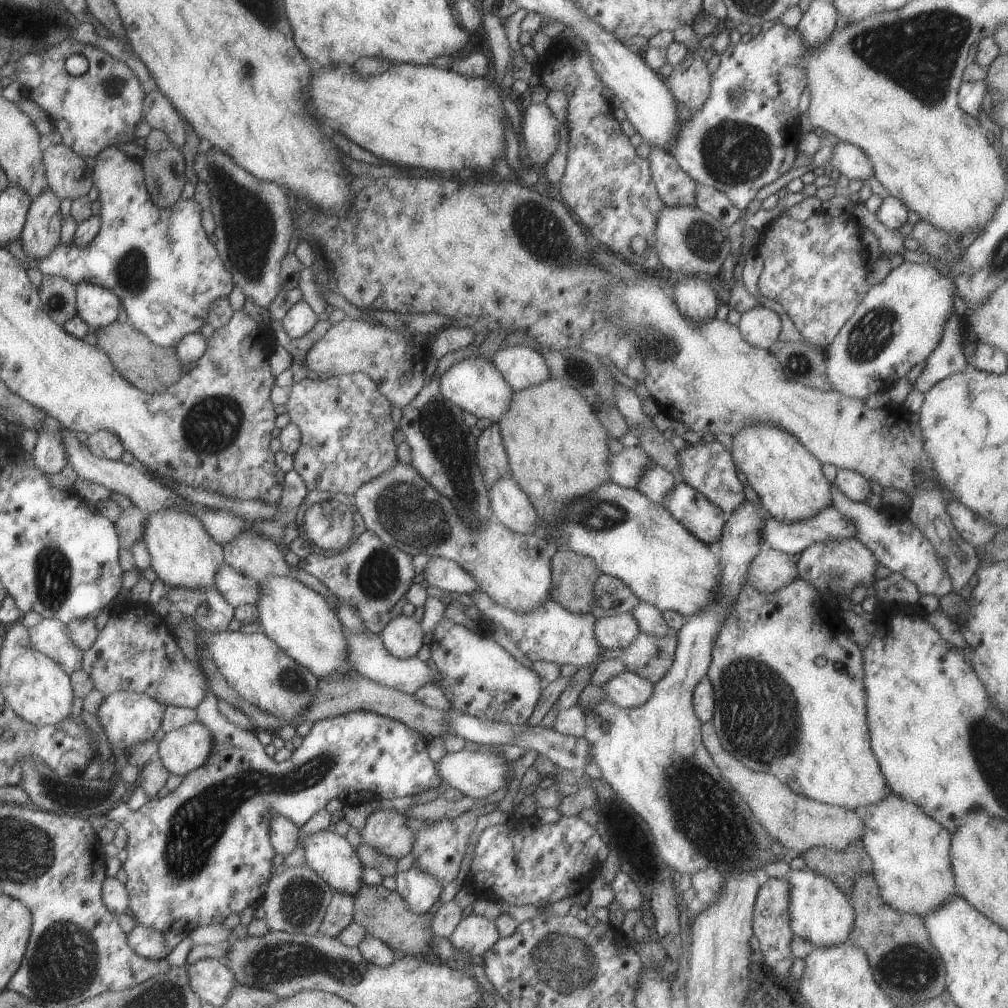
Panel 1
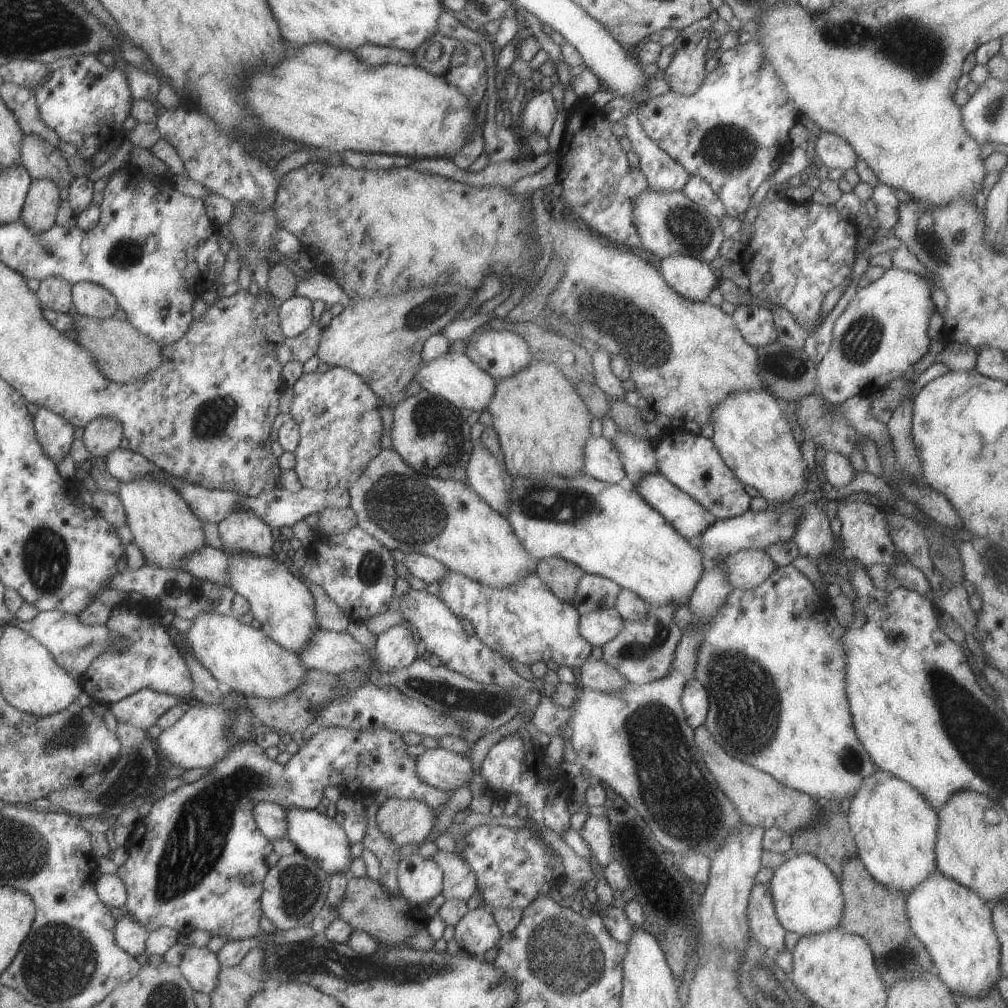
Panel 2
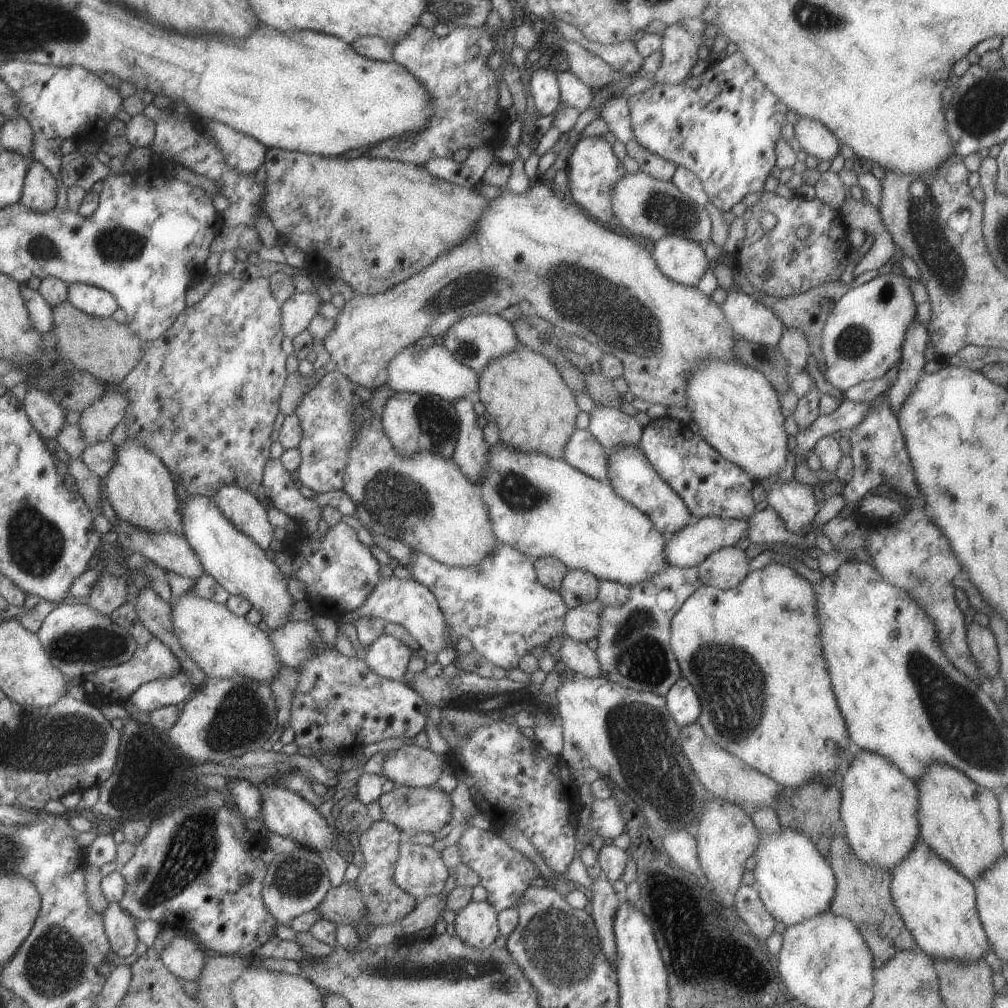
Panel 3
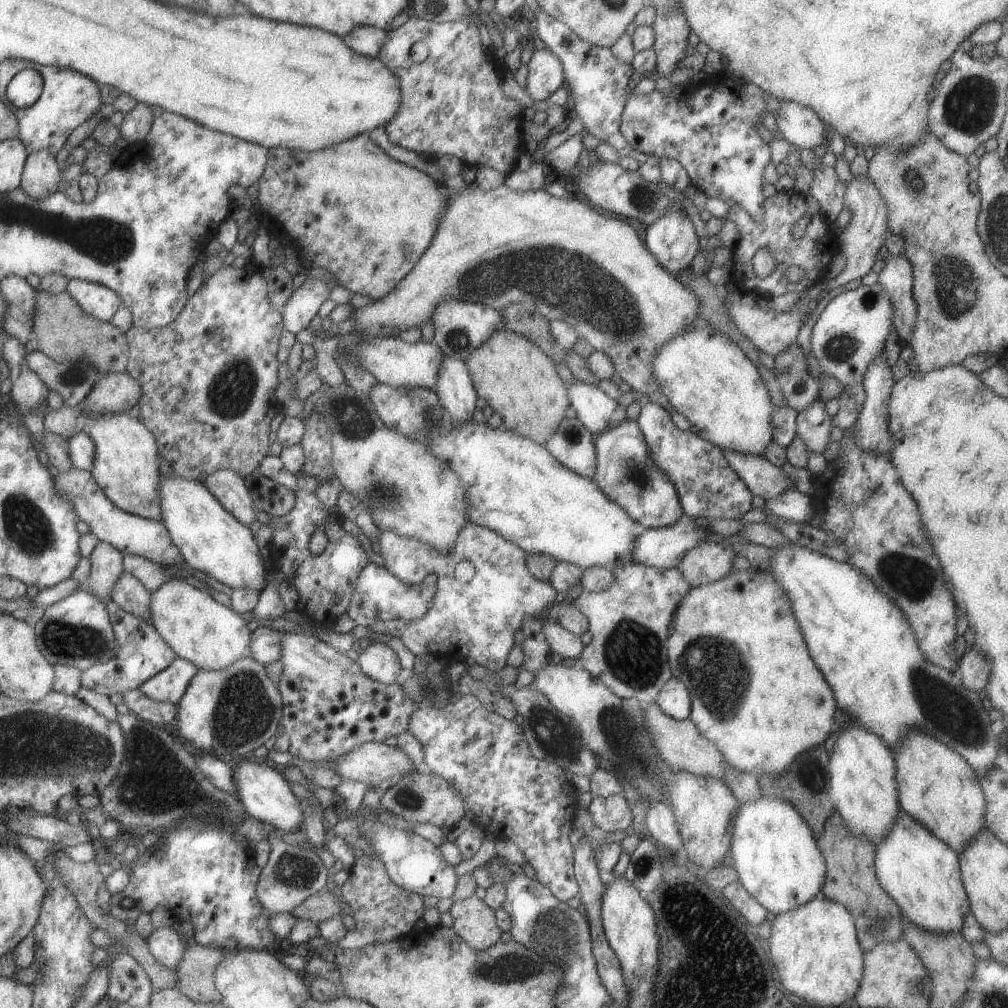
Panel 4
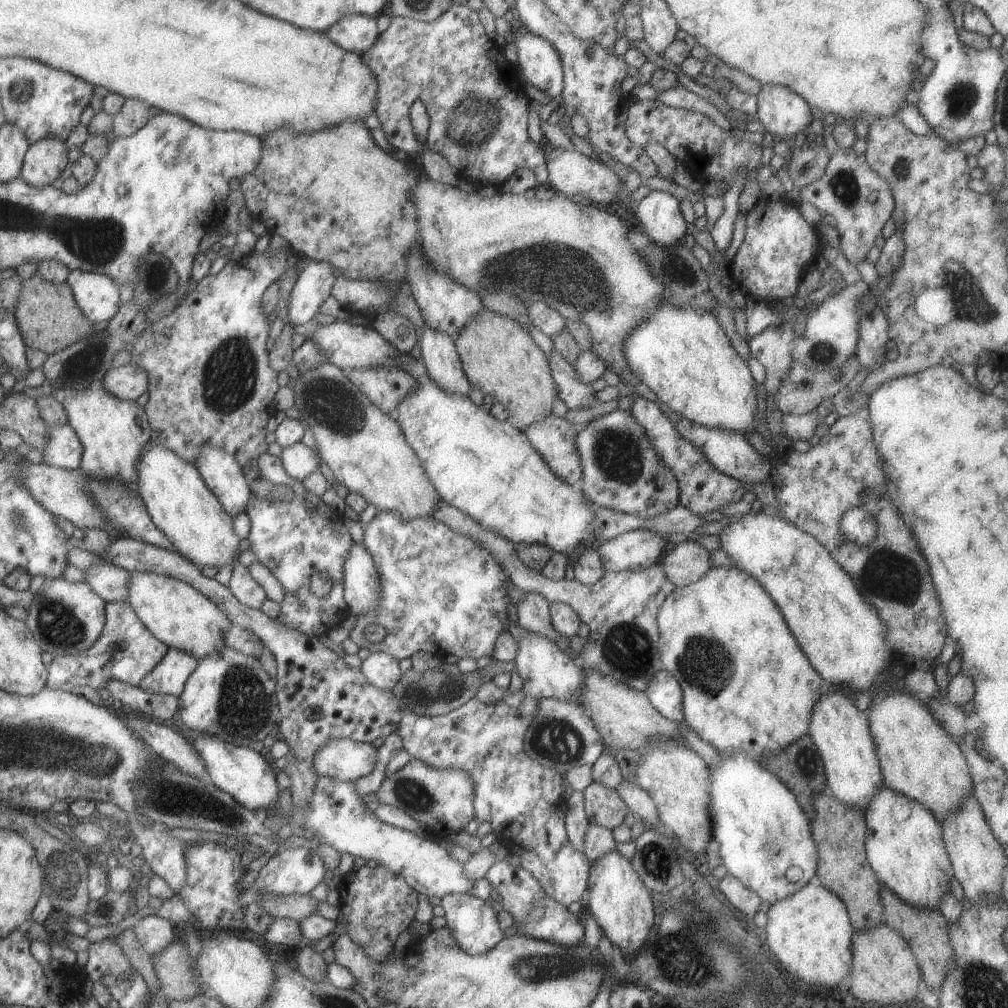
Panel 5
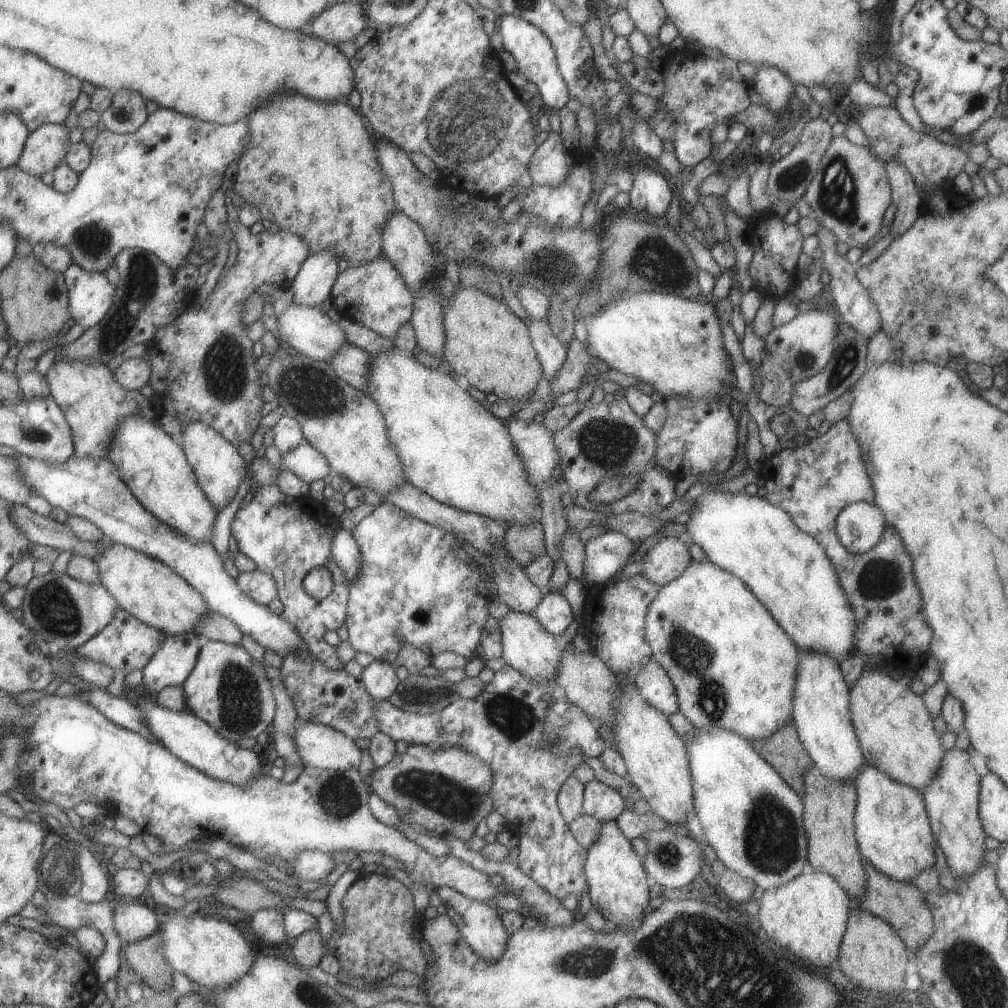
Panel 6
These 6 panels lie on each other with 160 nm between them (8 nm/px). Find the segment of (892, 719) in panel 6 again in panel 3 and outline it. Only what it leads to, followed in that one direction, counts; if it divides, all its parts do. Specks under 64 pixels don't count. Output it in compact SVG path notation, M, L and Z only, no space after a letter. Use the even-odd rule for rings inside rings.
M930 763L922 778L914 784L918 790L919 840L969 882L1006 854L1002 845L997 792L975 784L950 766L937 763Z

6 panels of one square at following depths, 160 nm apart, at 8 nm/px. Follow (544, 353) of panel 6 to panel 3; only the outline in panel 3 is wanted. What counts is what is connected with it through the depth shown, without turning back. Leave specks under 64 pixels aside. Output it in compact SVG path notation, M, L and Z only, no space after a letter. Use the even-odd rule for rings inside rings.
M595 405L589 413L588 429L597 442L606 449L615 449L619 445L637 447L642 427L634 417L619 409Z

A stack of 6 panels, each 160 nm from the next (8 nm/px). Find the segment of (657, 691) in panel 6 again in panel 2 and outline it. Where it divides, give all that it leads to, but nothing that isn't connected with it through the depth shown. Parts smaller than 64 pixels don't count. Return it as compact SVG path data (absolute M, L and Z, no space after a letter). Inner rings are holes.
M695 677L684 684L680 701L689 726L696 729L703 725L709 710L708 692Z

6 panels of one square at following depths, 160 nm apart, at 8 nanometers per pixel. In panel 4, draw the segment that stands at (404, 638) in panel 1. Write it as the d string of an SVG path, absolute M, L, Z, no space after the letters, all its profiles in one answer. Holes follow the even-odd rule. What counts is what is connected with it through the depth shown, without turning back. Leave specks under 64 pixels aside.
M369 643L356 661L365 676L386 685L395 683L401 670L395 651L385 643Z

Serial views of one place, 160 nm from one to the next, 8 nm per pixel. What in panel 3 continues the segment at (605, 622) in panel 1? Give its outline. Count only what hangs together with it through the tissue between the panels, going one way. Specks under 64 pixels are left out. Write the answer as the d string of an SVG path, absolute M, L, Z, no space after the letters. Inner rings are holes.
M599 599L568 609L564 616L564 634L586 643L596 638L600 629L600 614L604 604Z

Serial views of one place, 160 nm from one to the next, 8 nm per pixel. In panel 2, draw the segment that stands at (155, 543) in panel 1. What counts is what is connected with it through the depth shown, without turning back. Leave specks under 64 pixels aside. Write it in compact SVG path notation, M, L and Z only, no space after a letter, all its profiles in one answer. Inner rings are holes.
M148 475L128 483L120 482L117 496L125 513L126 525L145 564L160 569L183 571L184 568L180 567L182 559L206 545L203 542L202 521L192 513L180 494L164 480L164 476L155 479Z

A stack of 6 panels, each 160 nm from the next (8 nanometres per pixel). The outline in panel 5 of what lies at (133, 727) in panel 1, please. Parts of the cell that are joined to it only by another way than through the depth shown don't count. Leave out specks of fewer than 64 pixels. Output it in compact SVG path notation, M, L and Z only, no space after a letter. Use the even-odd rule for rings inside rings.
M168 648L161 662L139 681L138 687L148 693L178 697L197 663L191 655Z

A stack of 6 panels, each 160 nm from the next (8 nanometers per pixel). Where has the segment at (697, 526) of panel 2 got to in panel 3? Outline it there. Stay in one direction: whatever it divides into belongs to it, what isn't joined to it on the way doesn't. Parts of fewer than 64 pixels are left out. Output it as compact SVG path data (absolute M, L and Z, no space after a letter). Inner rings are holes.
M627 445L616 446L615 449L610 450L607 456L606 467L608 470L607 480L609 480L615 494L649 517L652 525L665 539L699 520L686 509L683 499L664 480L659 478L639 448Z

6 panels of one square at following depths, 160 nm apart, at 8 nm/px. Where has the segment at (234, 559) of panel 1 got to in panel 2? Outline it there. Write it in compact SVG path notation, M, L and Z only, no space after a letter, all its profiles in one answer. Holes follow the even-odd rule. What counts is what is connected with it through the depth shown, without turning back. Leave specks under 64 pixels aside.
M248 511L230 512L217 525L221 548L227 553L247 553L258 557L274 556L271 528ZM310 583L308 586L315 601L316 619L321 629L340 633L352 618L348 617L340 606L327 596L321 586Z

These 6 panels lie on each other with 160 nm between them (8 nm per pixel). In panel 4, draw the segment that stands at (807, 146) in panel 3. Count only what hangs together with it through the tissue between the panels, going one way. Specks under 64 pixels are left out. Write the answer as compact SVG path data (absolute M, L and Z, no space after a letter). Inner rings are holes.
M780 102L781 106L774 115L774 119L778 132L784 136L783 139L789 141L797 149L809 148L820 152L821 142L828 136L822 120L811 108L802 104Z

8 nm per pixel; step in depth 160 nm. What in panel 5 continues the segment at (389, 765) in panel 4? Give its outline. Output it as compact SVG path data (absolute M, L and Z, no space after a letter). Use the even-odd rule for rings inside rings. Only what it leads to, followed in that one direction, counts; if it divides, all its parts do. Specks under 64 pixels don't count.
M348 738L331 739L324 747L316 750L312 768L317 775L354 782L359 777L367 776L374 769L377 760L376 750L371 743L355 742Z

